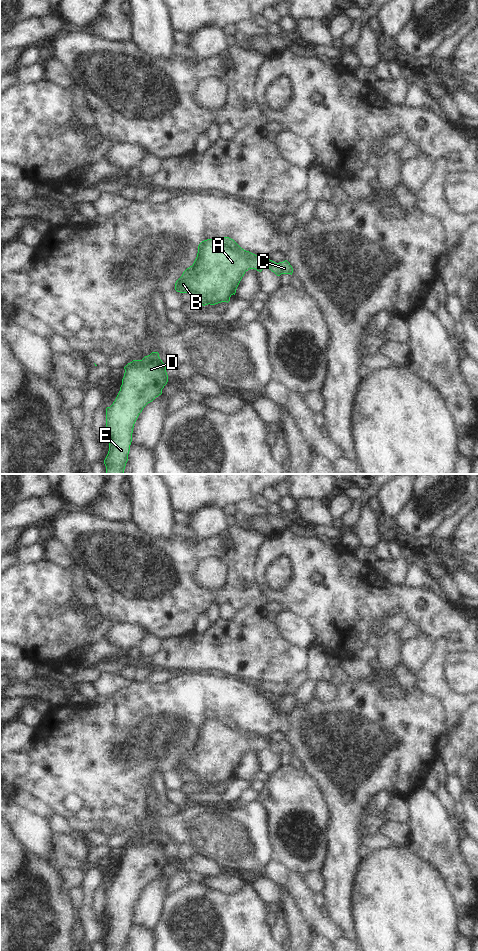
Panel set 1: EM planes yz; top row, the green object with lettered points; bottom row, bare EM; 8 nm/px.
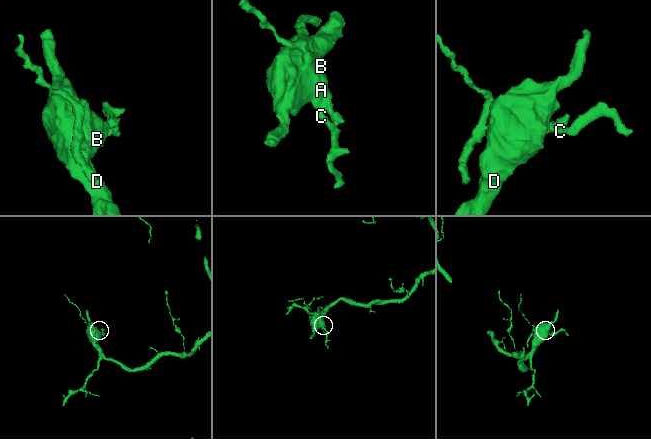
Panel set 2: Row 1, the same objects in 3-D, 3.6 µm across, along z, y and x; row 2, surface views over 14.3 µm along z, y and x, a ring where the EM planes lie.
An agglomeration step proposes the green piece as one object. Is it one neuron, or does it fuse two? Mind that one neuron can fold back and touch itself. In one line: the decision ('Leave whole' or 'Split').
Split.

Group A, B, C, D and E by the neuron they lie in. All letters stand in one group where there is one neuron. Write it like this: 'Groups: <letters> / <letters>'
Groups: A B D E / C.

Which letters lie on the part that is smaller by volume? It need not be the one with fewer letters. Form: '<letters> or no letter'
C.

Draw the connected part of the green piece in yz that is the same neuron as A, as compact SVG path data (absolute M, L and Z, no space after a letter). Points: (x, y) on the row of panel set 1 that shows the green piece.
M207 239L198 246L197 257L175 283L175 290L190 293L197 304L215 305L230 297L249 269L261 272L269 258L247 258L217 239Z

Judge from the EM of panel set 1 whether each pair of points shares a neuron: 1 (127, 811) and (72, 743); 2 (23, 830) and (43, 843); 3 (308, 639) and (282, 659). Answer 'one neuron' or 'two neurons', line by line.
1: one neuron
2: one neuron
3: two neurons

